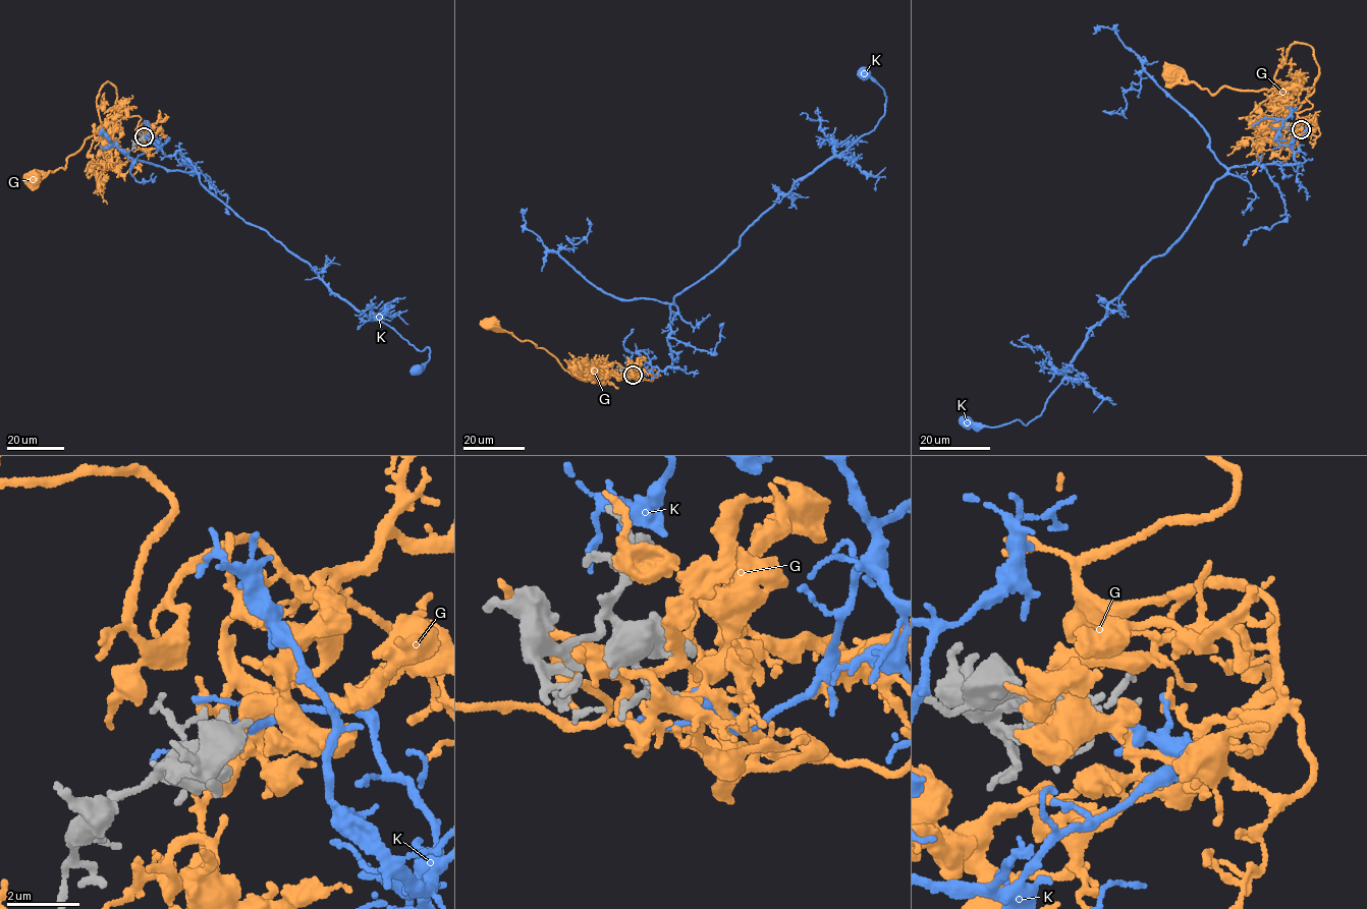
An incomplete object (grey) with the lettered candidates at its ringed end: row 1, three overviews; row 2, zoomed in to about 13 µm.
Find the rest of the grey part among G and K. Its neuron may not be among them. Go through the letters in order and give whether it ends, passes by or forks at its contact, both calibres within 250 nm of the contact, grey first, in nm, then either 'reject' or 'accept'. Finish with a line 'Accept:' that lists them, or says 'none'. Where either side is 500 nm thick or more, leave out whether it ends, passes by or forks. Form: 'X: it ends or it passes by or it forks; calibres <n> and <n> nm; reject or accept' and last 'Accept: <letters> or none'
G: it passes by; calibres 110 and 170 nm; accept
K: it passes by; calibres 130 and 240 nm; reject
Accept: G

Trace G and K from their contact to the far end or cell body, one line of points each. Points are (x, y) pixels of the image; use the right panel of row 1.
G: (1301, 129), (1316, 125), (1297, 114), (1314, 90), (1300, 102), (1290, 64), (1274, 78), (1290, 97), (1168, 73)
K: (1301, 129), (1300, 166), (1229, 167), (1213, 181), (1180, 237), (1091, 326), (1040, 415), (967, 421)

